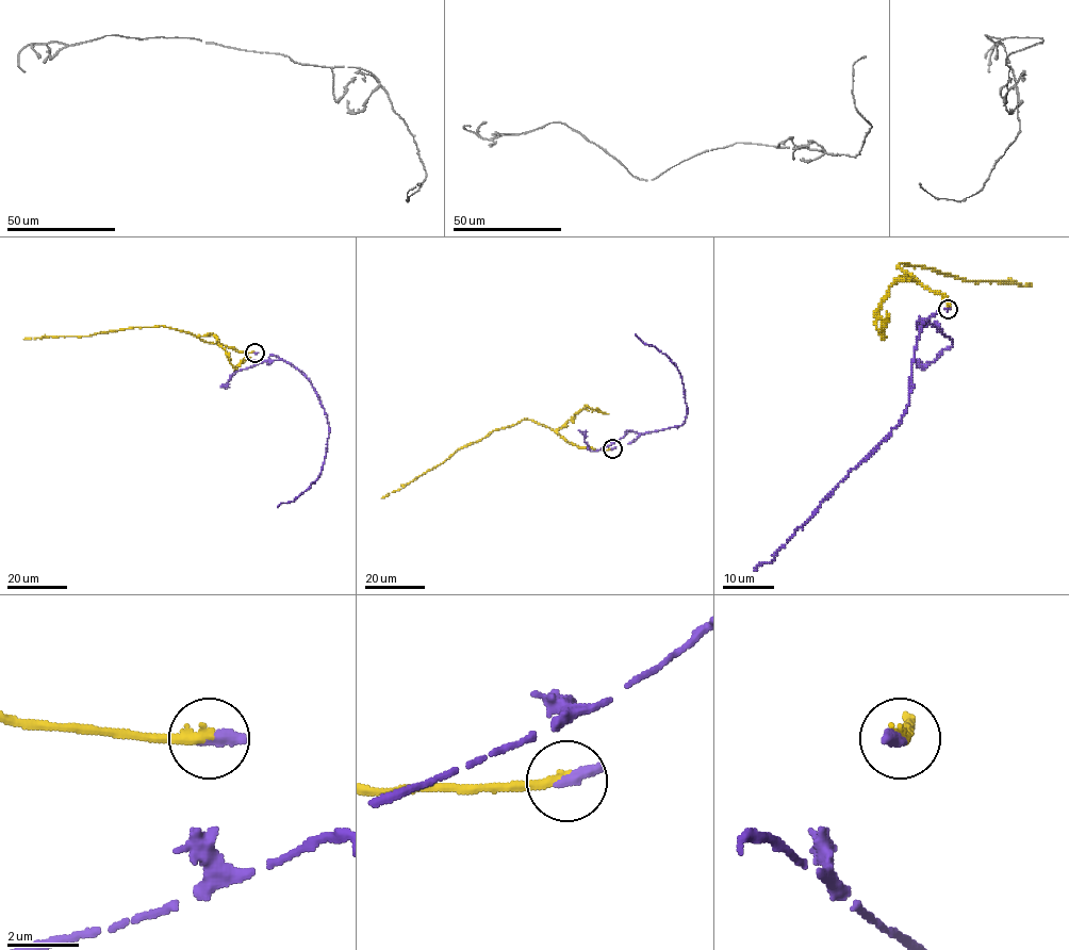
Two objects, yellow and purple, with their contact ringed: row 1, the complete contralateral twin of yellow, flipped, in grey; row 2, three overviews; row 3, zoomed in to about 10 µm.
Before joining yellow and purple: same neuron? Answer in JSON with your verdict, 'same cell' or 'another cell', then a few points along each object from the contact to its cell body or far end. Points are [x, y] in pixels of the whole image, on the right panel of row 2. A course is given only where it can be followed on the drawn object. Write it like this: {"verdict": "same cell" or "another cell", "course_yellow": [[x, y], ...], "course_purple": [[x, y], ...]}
{"verdict": "same cell", "course_yellow": [[948, 309], [947, 298], [928, 290], [899, 265], [919, 266], [973, 281], [1015, 281], [1032, 285]], "course_purple": [[948, 309], [938, 327], [919, 322], [922, 321], [909, 400], [901, 422], [848, 474], [774, 559], [755, 570]]}

